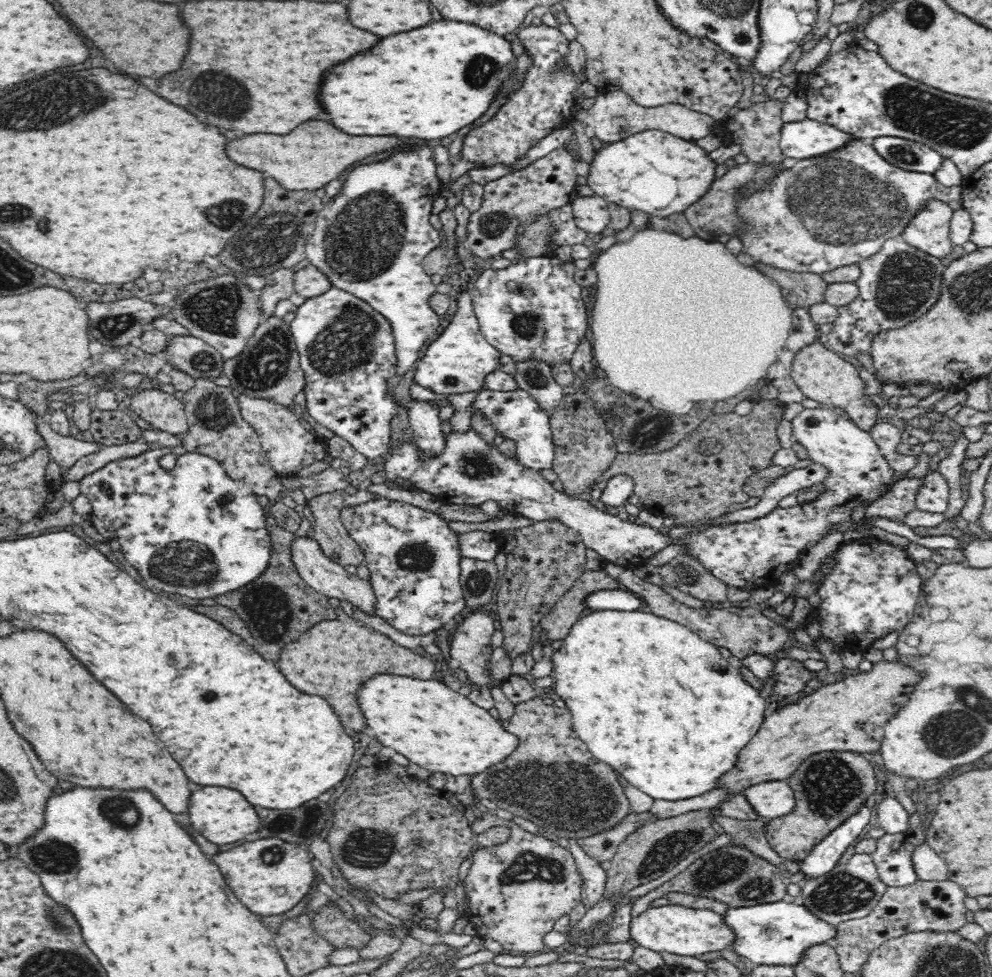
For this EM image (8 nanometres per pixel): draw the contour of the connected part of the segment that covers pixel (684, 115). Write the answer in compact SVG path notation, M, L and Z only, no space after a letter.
M622 91L600 93L591 108L581 108L577 111L577 120L585 123L593 136L607 144L614 144L616 140L624 140L626 136L632 136L642 130L652 130L652 128L670 132L684 140L696 141L716 131L716 120L706 113L694 111L678 103L663 104L660 107L643 107L634 103L630 96Z

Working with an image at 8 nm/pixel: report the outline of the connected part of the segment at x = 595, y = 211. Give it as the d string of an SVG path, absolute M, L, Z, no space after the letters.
M574 196L571 206L574 220L582 230L596 234L608 228L608 202L600 196Z

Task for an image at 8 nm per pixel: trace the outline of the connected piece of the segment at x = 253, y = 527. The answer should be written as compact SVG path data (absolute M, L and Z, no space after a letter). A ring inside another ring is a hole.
M155 446L138 456L132 456L132 458L122 458L122 460L116 460L109 462L106 466L95 470L93 473L87 474L84 478L79 480L81 493L86 495L92 504L92 510L90 518L95 521L99 526L99 532L109 539L118 540L118 544L121 546L121 552L124 554L124 558L130 562L130 564L136 568L142 580L146 580L150 584L150 588L154 590L171 592L174 594L181 594L182 596L188 596L188 598L216 598L220 595L225 595L227 592L237 591L242 587L245 587L256 580L262 573L265 572L267 564L270 560L270 533L268 527L270 520L265 514L265 509L262 507L256 499L257 494L253 490L250 490L248 484L244 481L234 480L226 474L226 470L222 468L222 465L218 463L216 459L203 455L202 453L193 453L186 451L185 454L177 456L177 461L172 470L166 470L160 466L160 458L164 454L170 454L172 450L170 447ZM101 484L107 484L110 489L110 494L106 495ZM230 494L231 498L225 503L222 503L222 498Z

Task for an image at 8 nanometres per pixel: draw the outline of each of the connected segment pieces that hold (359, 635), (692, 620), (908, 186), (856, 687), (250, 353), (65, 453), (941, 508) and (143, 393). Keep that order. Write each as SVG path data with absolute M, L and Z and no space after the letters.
M354 617L346 621L322 620L306 630L296 642L282 648L276 661L286 680L306 694L316 694L326 698L346 728L362 732L366 720L362 720L360 706L356 702L358 686L374 674L388 674L416 677L419 680L433 680L438 677L434 663L423 658L417 651L408 650L394 640L388 640L366 627Z
M606 562L602 569L611 577L621 583L621 586L632 594L637 595L643 604L649 608L649 612L655 616L666 617L677 624L688 628L691 632L697 633L704 641L713 643L716 647L728 649L738 659L744 659L753 654L773 657L783 646L789 637L789 630L782 624L774 622L772 618L763 616L756 605L750 607L736 607L733 605L719 606L718 608L692 608L674 599L664 589L648 584L634 576L630 568Z
M854 137L830 154L789 162L786 170L764 188L744 196L737 206L741 225L737 226L735 236L742 242L742 251L750 254L754 261L790 273L820 275L842 266L860 264L861 260L876 254L885 240L900 236L916 212L926 208L928 202L938 200L946 204L960 200L961 194L961 186L944 186L933 174L904 171L889 164L863 139Z
M882 660L872 666L869 671L856 670L851 676L838 678L834 684L816 690L813 694L799 699L797 703L774 710L764 719L761 729L750 739L749 744L738 754L738 764L721 776L717 788L728 788L730 793L739 793L755 784L788 779L808 756L814 756L818 752L856 752L862 755L880 751L886 721L906 704L920 674L908 666L902 666L898 660Z
M272 315L266 322L258 325L252 338L248 340L246 348L235 356L224 361L223 375L231 382L231 387L236 394L246 395L254 398L270 399L285 408L290 408L295 412L294 396L302 390L306 384L305 374L299 363L299 354L296 341L291 335L289 324L280 317Z
M36 419L36 431L49 449L48 458L58 463L61 475L64 475L78 459L97 452L101 447L101 444L95 441L78 440L70 435L62 436L62 434L54 432L47 419Z
M932 471L923 477L915 498L915 508L926 513L945 513L949 503L948 485L940 473Z
M142 389L129 394L132 412L153 428L180 434L188 430L183 401L161 389Z

